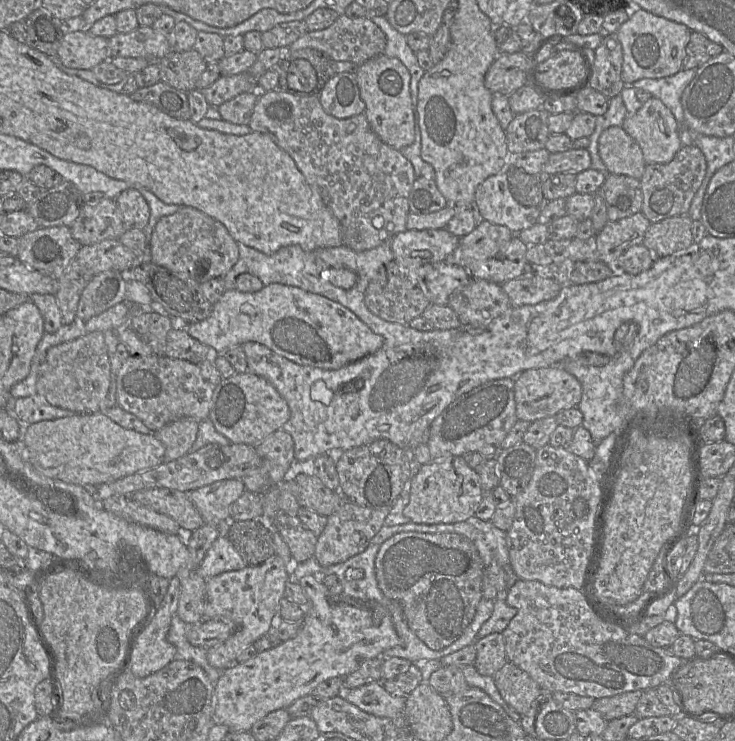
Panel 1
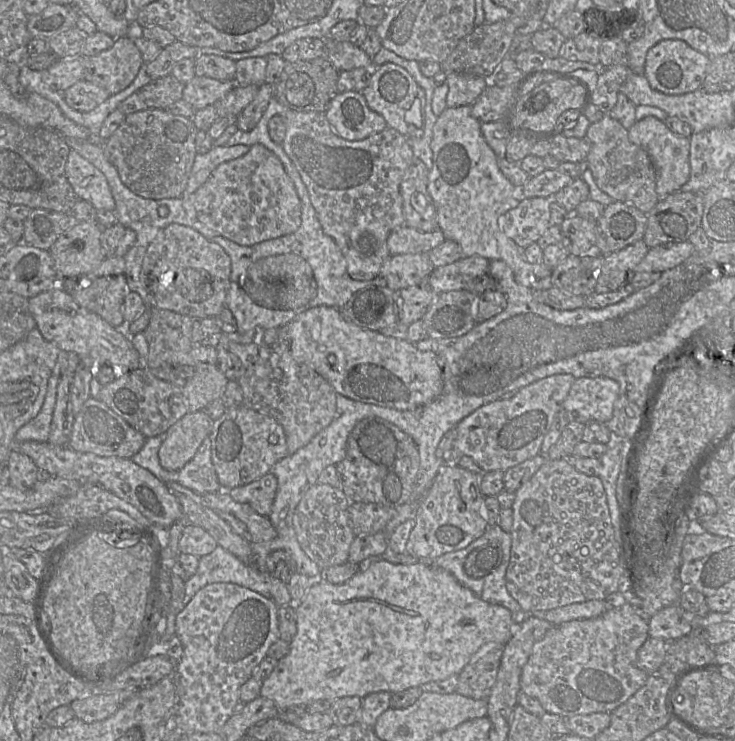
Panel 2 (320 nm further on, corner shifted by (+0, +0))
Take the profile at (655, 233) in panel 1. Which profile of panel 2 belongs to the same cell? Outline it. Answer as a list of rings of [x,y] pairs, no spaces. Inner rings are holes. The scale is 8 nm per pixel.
[[[690,241],[663,243],[651,247],[636,267],[636,272],[672,269],[687,260],[695,251],[696,249]]]

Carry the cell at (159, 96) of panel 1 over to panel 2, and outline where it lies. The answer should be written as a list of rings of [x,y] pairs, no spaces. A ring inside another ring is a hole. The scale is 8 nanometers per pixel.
[[[145,109],[127,115],[112,136],[101,143],[105,157],[134,194],[152,200],[179,198],[197,155],[197,131],[190,118],[174,115],[167,109]]]

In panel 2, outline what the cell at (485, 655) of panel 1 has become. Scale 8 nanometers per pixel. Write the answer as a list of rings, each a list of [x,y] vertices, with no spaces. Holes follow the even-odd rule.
[[[488,642],[472,655],[459,674],[458,694],[487,700],[496,682],[505,645]]]

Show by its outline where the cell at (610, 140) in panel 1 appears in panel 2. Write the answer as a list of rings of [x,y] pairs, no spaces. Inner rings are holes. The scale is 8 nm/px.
[[[608,114],[590,124],[586,137],[591,146],[586,161],[600,188],[615,200],[630,203],[648,214],[660,198],[656,187],[656,169],[648,153],[632,142],[628,130]]]

